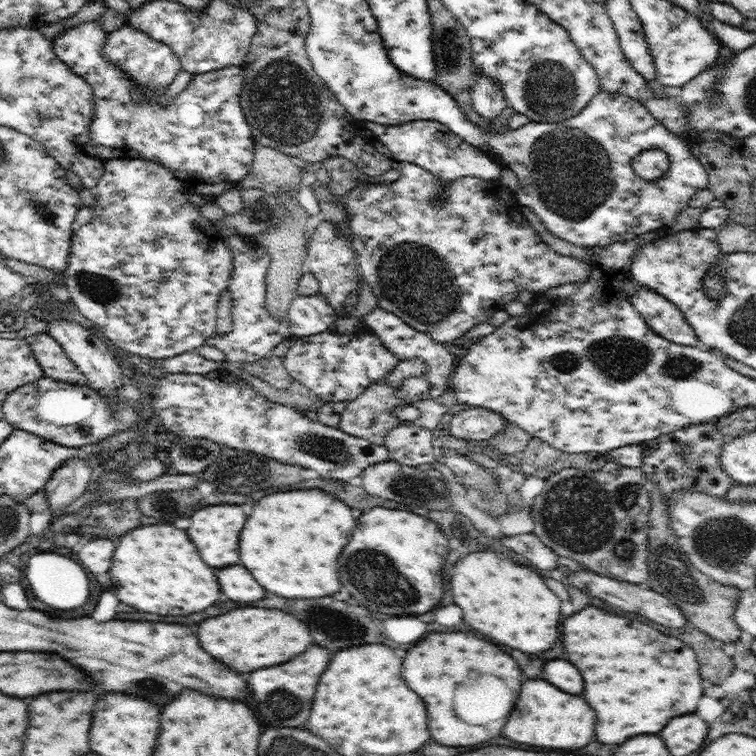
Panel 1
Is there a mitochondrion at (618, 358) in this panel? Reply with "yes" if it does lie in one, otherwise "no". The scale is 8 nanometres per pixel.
yes

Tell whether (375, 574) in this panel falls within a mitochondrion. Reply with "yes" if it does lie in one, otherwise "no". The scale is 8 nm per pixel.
yes

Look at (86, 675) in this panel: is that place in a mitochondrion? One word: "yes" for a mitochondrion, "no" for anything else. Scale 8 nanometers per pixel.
no

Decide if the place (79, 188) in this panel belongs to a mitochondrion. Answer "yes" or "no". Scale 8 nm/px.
no

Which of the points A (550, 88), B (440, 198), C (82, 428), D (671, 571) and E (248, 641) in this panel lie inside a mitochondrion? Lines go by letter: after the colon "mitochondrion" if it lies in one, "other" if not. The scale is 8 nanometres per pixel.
A: mitochondrion
B: other
C: mitochondrion
D: mitochondrion
E: other

